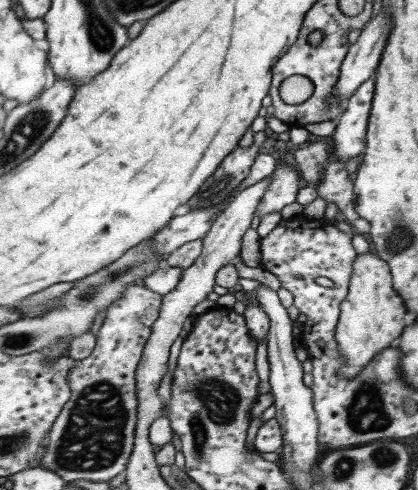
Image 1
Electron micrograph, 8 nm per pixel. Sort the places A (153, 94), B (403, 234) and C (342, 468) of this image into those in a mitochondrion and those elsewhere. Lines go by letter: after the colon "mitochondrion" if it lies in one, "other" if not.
A: other
B: mitochondrion
C: mitochondrion

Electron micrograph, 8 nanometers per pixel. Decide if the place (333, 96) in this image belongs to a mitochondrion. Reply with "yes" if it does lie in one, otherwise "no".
no

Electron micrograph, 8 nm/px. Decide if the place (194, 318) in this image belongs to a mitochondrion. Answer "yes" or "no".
no

